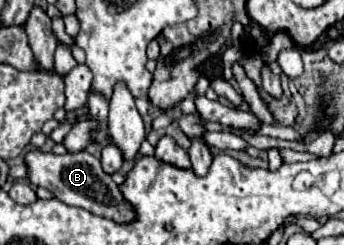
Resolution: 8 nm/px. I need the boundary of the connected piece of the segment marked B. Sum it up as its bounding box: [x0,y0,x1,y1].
[25,151,137,225]

